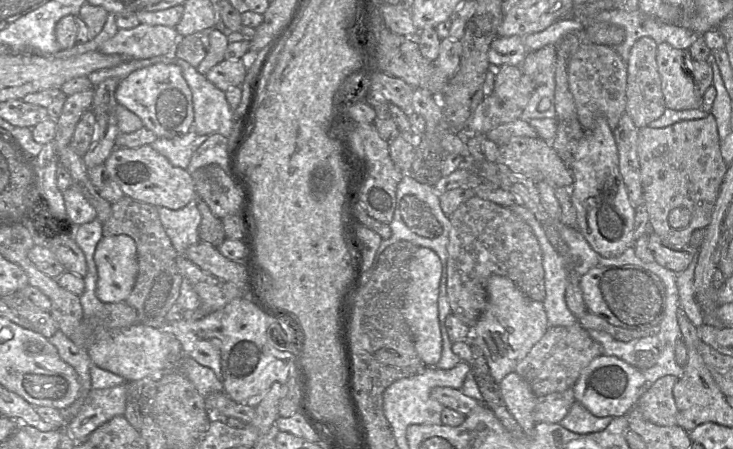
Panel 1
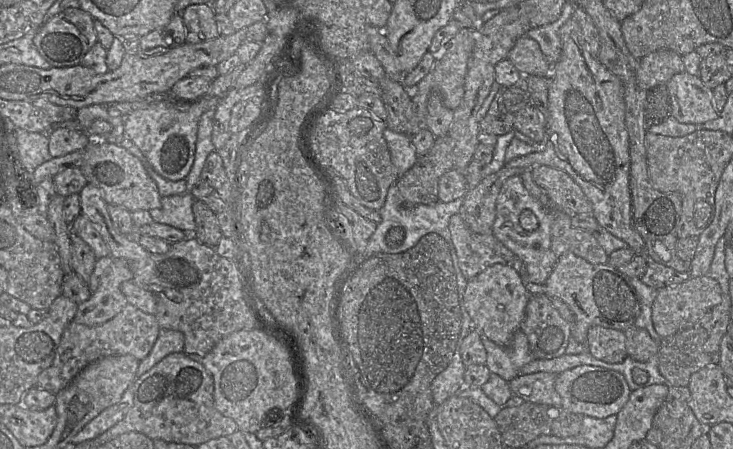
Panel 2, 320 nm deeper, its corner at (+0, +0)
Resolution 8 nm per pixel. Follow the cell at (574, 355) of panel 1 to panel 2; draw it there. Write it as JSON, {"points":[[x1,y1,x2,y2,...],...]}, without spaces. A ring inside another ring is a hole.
{"points":[[550,372,519,375,509,385,512,393,525,402,561,407,562,400,555,389,557,375]]}

